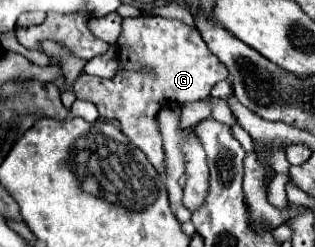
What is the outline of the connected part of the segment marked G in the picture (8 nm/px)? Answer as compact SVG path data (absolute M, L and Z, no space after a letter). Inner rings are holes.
M123 19L117 49L121 51L121 63L125 63L125 71L121 71L121 75L115 75L113 79L79 75L71 83L71 91L77 99L91 101L99 109L101 119L115 117L121 123L121 131L149 157L153 167L157 167L157 171L165 177L163 143L155 119L159 109L167 103L185 105L187 101L201 101L203 97L209 97L213 85L229 77L227 69L215 55L211 55L199 31L177 19ZM139 65L149 65L153 69L153 75L137 71Z

